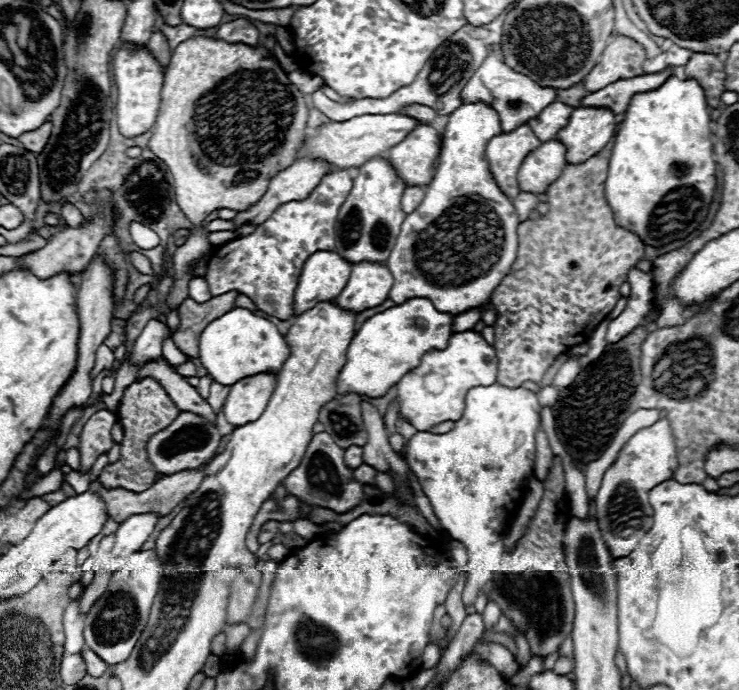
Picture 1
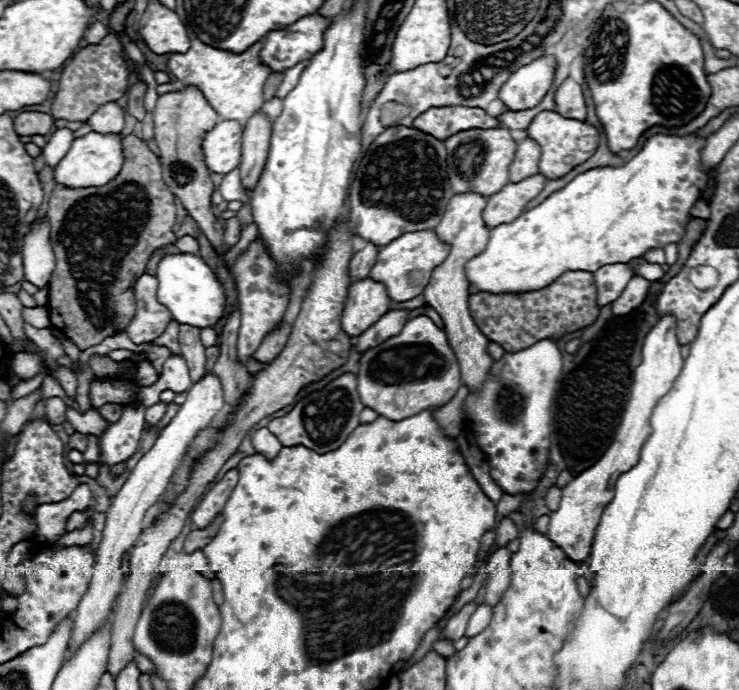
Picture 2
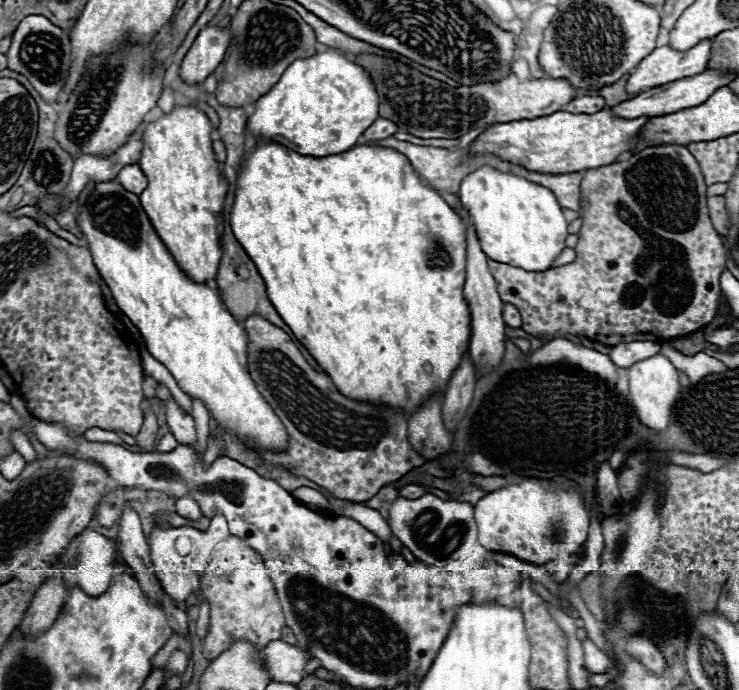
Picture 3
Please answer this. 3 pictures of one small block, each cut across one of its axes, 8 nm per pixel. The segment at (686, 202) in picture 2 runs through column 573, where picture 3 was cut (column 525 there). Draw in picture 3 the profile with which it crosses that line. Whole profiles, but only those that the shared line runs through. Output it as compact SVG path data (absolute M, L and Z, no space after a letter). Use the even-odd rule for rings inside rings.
M482 166L464 178L458 196L472 218L480 246L490 260L528 272L544 272L566 248L568 222L564 220L556 196L544 186Z

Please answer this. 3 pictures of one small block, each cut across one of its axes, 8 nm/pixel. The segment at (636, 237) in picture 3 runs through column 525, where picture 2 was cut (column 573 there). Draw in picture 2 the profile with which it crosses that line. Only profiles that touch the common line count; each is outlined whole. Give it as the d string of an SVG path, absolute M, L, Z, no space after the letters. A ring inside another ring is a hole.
M568 270L546 288L522 294L478 292L470 296L468 304L470 304L470 314L476 326L482 330L482 334L490 342L500 344L506 352L518 352L536 344L538 340L560 338L566 332L590 326L600 312L600 308L596 306L594 276L592 272L584 270Z

